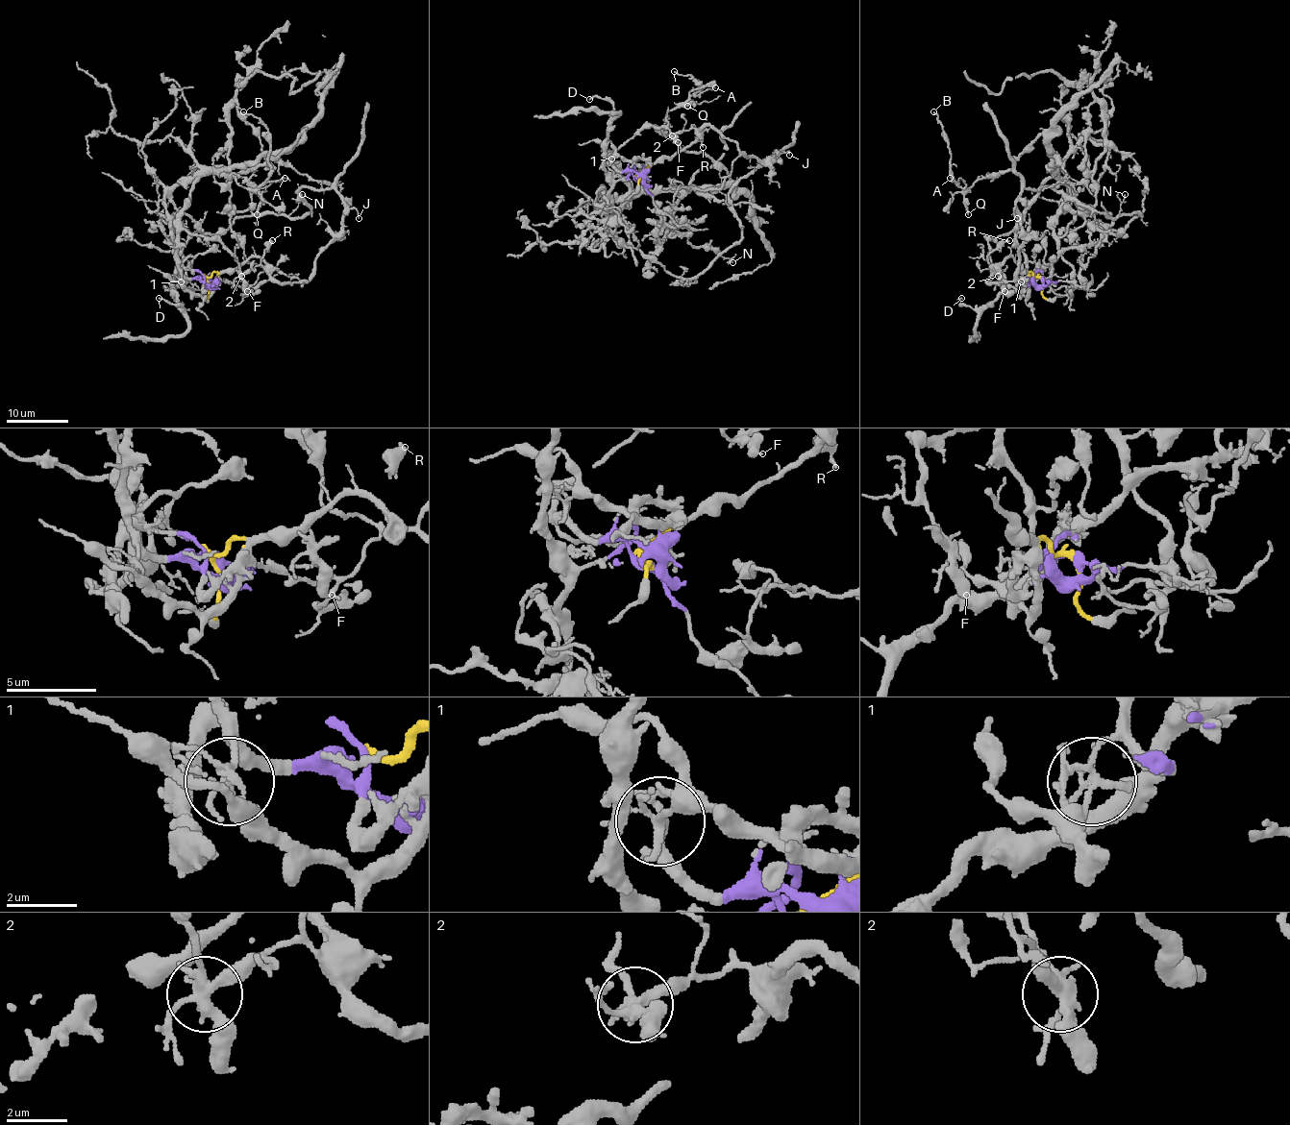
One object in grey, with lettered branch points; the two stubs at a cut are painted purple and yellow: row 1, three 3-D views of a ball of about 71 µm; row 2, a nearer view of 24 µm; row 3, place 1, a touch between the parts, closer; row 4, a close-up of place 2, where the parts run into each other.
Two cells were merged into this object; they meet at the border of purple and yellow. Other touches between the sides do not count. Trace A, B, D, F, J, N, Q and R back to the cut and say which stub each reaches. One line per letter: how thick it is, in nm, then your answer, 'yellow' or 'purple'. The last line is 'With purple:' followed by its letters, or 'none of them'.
A: 110 nm thick; purple
B: 110 nm thick; purple
D: 200 nm thick; purple
F: 440 nm thick; purple
J: 100 nm thick; yellow
N: 130 nm thick; yellow
Q: 200 nm thick; purple
R: 200 nm thick; yellow
With purple: A, B, D, F, Q

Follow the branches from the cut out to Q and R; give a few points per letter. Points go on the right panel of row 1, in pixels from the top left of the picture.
Q: (1042, 281), (1027, 271), (1017, 220), (1053, 174), (1045, 135), (1015, 164), (977, 180), (964, 194), (968, 214)
R: (1042, 281), (1030, 273), (1025, 273), (1012, 257), (992, 266), (988, 261), (989, 254), (1009, 240)

